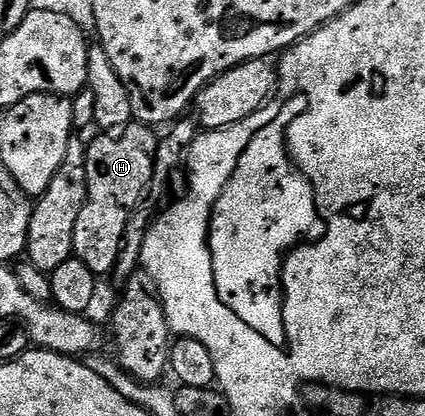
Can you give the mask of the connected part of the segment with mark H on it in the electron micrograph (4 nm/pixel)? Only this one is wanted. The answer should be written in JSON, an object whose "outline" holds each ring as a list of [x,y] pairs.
{"outline":[[[133,121],[115,133],[97,134],[97,139],[87,144],[88,202],[82,213],[78,213],[78,225],[74,225],[72,253],[97,277],[111,276],[115,272],[126,225],[141,206],[144,190],[149,190],[158,142],[157,132],[152,131],[155,130],[149,124]]]}

